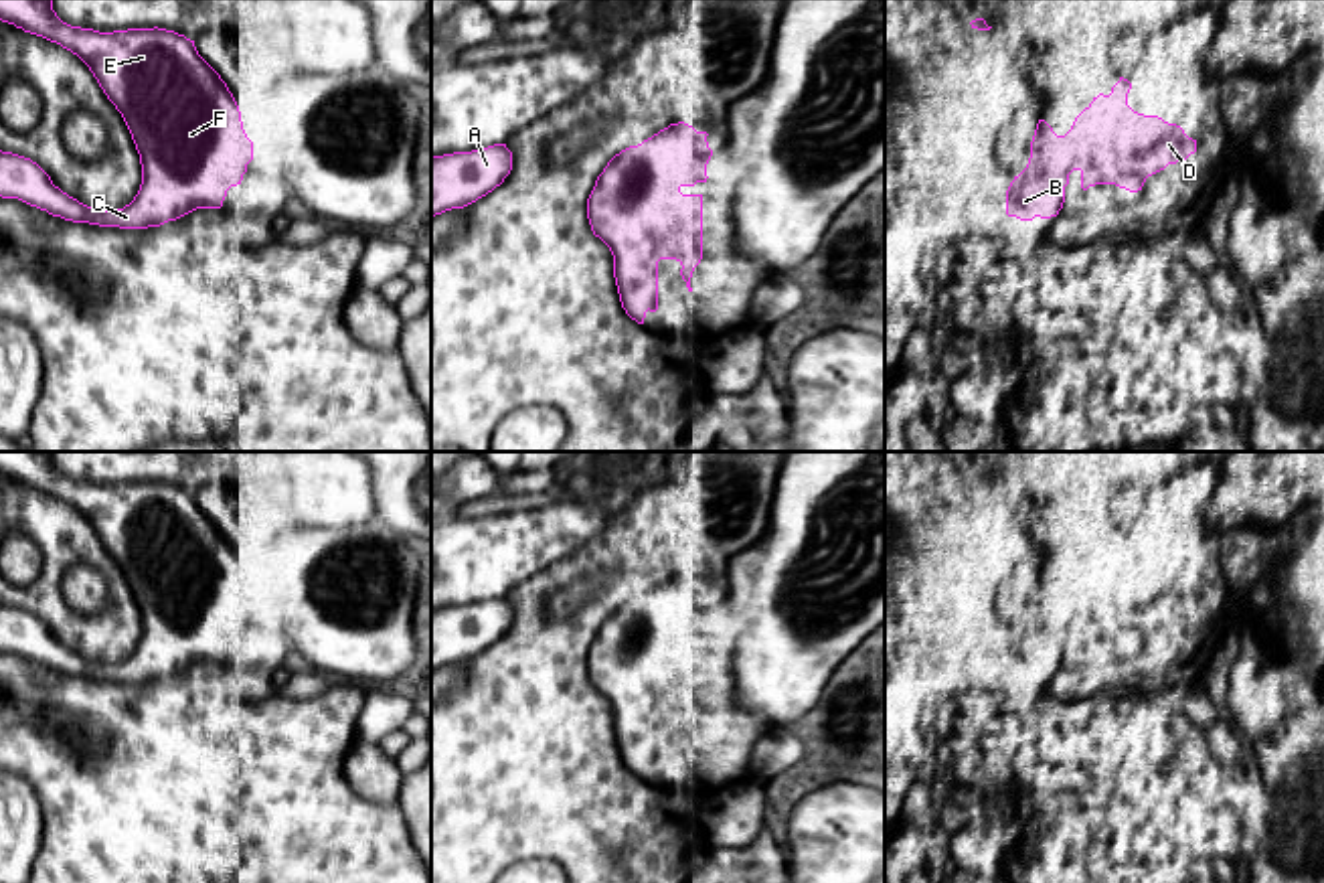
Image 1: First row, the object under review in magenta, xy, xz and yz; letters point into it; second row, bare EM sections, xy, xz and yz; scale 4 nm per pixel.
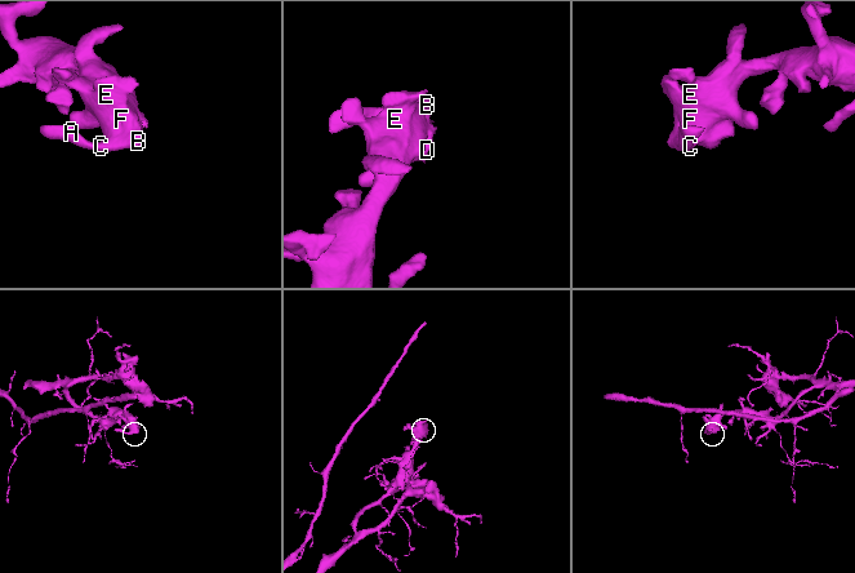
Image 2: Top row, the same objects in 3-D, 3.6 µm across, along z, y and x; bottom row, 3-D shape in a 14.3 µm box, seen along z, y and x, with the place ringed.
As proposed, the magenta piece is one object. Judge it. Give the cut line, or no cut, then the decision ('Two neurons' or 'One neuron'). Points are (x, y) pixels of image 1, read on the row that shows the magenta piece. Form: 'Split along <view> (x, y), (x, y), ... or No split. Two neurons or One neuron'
No split. One neuron

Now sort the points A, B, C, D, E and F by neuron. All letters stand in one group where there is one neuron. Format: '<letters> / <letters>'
A B C D E F

